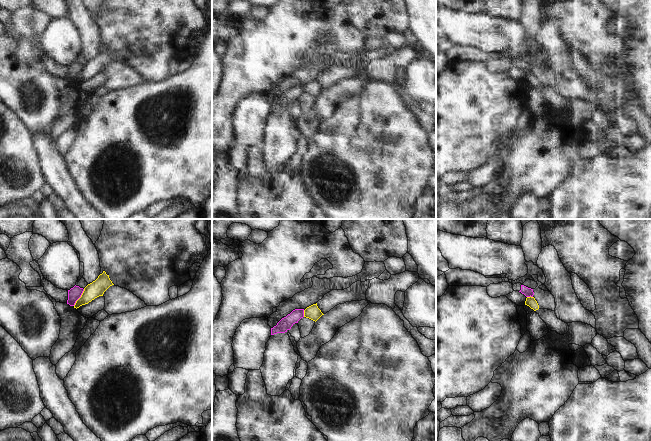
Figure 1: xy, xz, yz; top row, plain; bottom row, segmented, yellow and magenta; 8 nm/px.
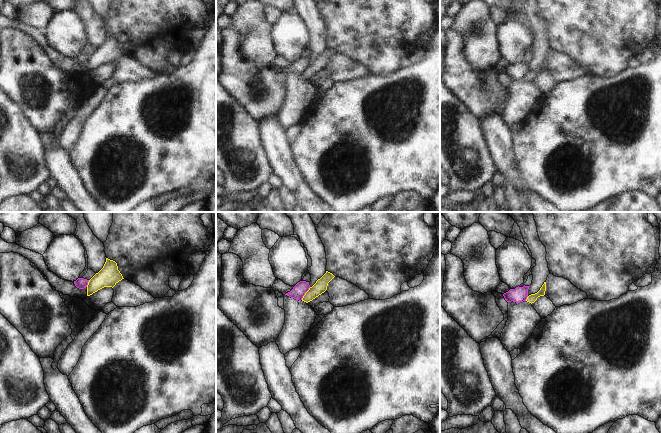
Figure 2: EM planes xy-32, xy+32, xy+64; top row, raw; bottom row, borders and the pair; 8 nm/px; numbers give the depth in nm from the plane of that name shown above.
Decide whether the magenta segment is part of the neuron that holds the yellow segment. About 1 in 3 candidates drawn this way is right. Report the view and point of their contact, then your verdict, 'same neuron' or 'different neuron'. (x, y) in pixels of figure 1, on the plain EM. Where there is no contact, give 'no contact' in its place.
xy (80, 73) | different neuron

